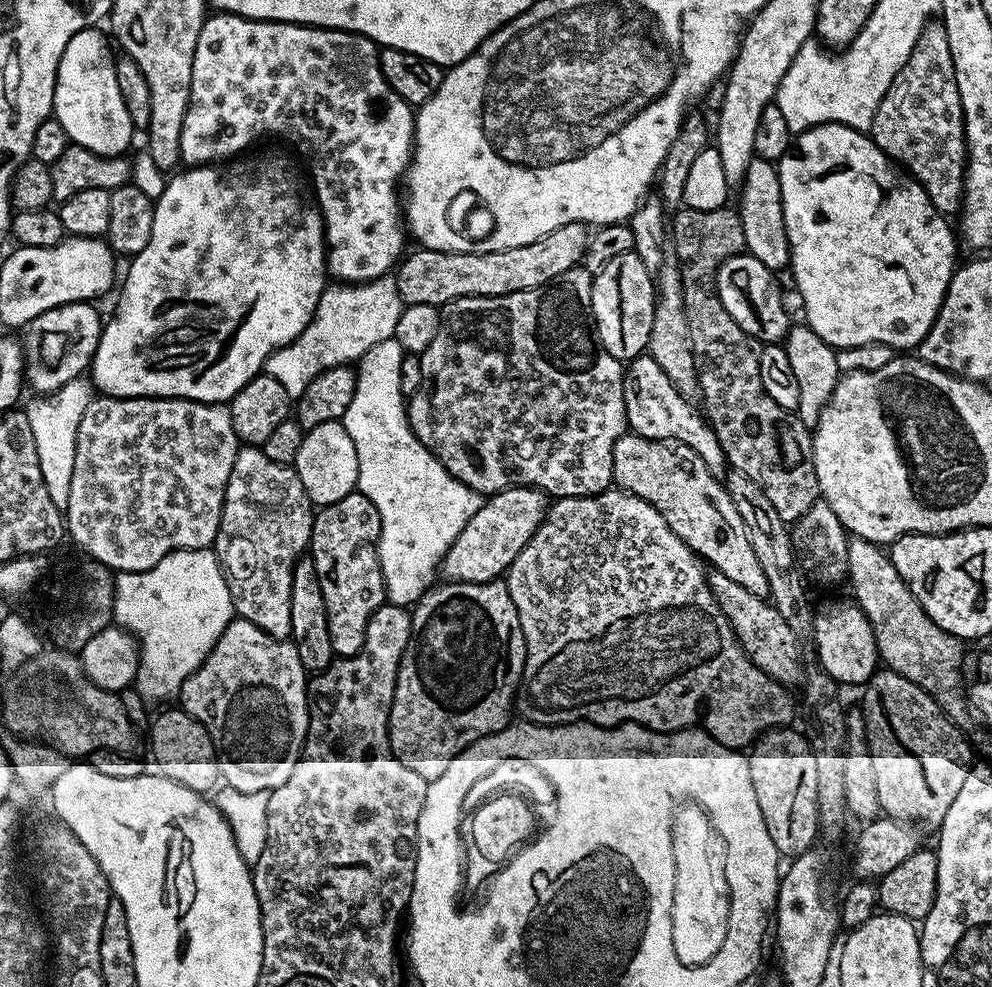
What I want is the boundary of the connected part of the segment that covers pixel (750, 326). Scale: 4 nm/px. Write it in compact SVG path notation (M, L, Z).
M741 254L723 260L716 269L714 295L729 316L751 339L765 344L780 344L788 335L790 319L784 296L776 285L777 273L771 272L758 258Z

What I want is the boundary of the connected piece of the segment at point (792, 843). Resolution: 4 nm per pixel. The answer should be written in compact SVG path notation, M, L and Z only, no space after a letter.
M781 726L765 732L747 753L758 810L762 810L766 830L770 830L774 846L784 858L795 858L811 849L817 843L819 833L816 755L807 735L799 732L799 736L792 730Z

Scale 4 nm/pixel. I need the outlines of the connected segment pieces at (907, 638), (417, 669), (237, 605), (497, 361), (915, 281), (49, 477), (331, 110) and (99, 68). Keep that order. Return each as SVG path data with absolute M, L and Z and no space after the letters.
M852 536L848 541L848 574L847 583L852 583L852 592L856 595L854 604L864 612L873 628L873 636L879 652L879 659L892 671L902 674L902 678L910 678L922 690L930 693L939 702L944 713L954 721L963 721L964 708L966 709L966 692L960 689L960 671L964 668L965 641L954 634L942 630L942 626L935 624L922 610L918 598L906 586L906 582L898 574L891 555L881 545L871 544L860 536Z
M497 578L486 582L457 580L443 583L437 588L435 586L429 587L411 609L412 633L410 634L410 642L400 659L400 669L396 675L396 689L392 695L392 705L388 707L388 741L392 747L392 755L398 758L398 762L402 762L402 766L414 770L414 774L418 774L418 778L429 782L434 778L442 778L446 766L450 766L452 759L462 750L466 750L484 736L500 732L508 727L510 723L508 715L513 715L514 701L526 662L526 642L522 634L522 622L518 622L518 610L514 606L514 598L510 598L510 590L503 579Z
M260 446L237 447L234 470L230 470L230 478L224 491L224 505L215 547L219 549L220 568L232 595L235 615L239 619L249 620L275 640L287 640L290 636L290 602L286 581L291 577L296 561L305 555L306 549L312 543L313 515L314 505L293 465L270 462Z
M577 266L566 270L566 274L562 274L558 278L554 278L549 284L543 284L537 288L530 290L522 290L521 292L511 292L505 296L463 296L457 300L451 300L449 304L443 305L442 312L445 317L448 316L472 316L472 340L467 340L464 336L451 336L448 330L441 330L434 338L434 342L430 342L430 346L426 346L424 352L419 353L420 365L422 366L422 382L420 389L407 401L406 411L408 414L408 425L412 427L412 433L418 437L422 443L442 462L442 466L446 466L446 470L454 478L458 478L466 486L470 486L475 492L481 494L491 494L500 492L503 488L539 488L541 492L552 498L563 498L565 496L597 496L600 492L606 492L613 487L612 467L614 466L614 446L618 442L618 438L625 435L628 428L628 419L626 418L626 402L624 401L624 370L625 365L621 361L614 359L596 338L594 325L592 322L592 282L594 276L587 268Z
M815 124L813 128L799 133L787 154L778 161L780 185L782 186L782 210L786 222L788 249L792 255L790 273L796 279L796 288L800 291L800 300L804 303L804 316L808 327L833 348L848 349L862 347L864 344L887 344L895 350L915 349L926 338L930 326L936 320L938 310L944 301L952 273L958 267L956 244L958 236L947 224L945 217L933 206L926 190L907 172L901 170L874 141L871 135L854 130L845 124Z
M77 378L66 382L56 392L49 392L43 398L36 398L26 408L30 418L30 430L34 430L34 446L38 446L38 466L42 466L42 482L50 490L50 498L58 505L67 505L70 498L70 478L74 478L74 450L78 438L78 426L86 406L94 398L91 379Z
M212 14L205 19L202 30L198 34L198 46L194 50L194 74L190 82L190 102L186 110L186 118L182 122L182 136L180 138L180 159L188 166L203 166L205 164L214 164L217 162L227 162L233 158L239 157L243 148L251 146L255 140L260 140L263 136L281 136L284 140L289 140L296 147L296 152L302 159L308 163L307 175L310 177L310 188L314 193L315 203L320 210L320 216L324 219L324 243L326 245L326 272L333 281L343 282L345 285L364 284L368 280L378 279L380 276L389 275L397 267L398 261L405 255L404 236L406 240L406 224L398 215L398 200L396 204L396 179L403 177L408 171L408 165L412 162L414 155L414 141L416 139L416 117L414 115L413 105L405 102L402 98L398 98L398 94L394 94L394 90L386 82L386 78L380 69L380 48L375 40L371 40L368 36L360 36L356 32L347 32L345 28L317 28L311 24L285 24L282 20L249 20L246 16L238 16L235 14Z
M96 26L83 28L66 42L66 50L58 62L52 111L54 119L62 122L62 130L66 130L71 143L86 146L86 150L94 150L94 154L123 156L132 144L134 129L130 114L126 114L126 102L122 102L118 91L113 45L100 30Z

